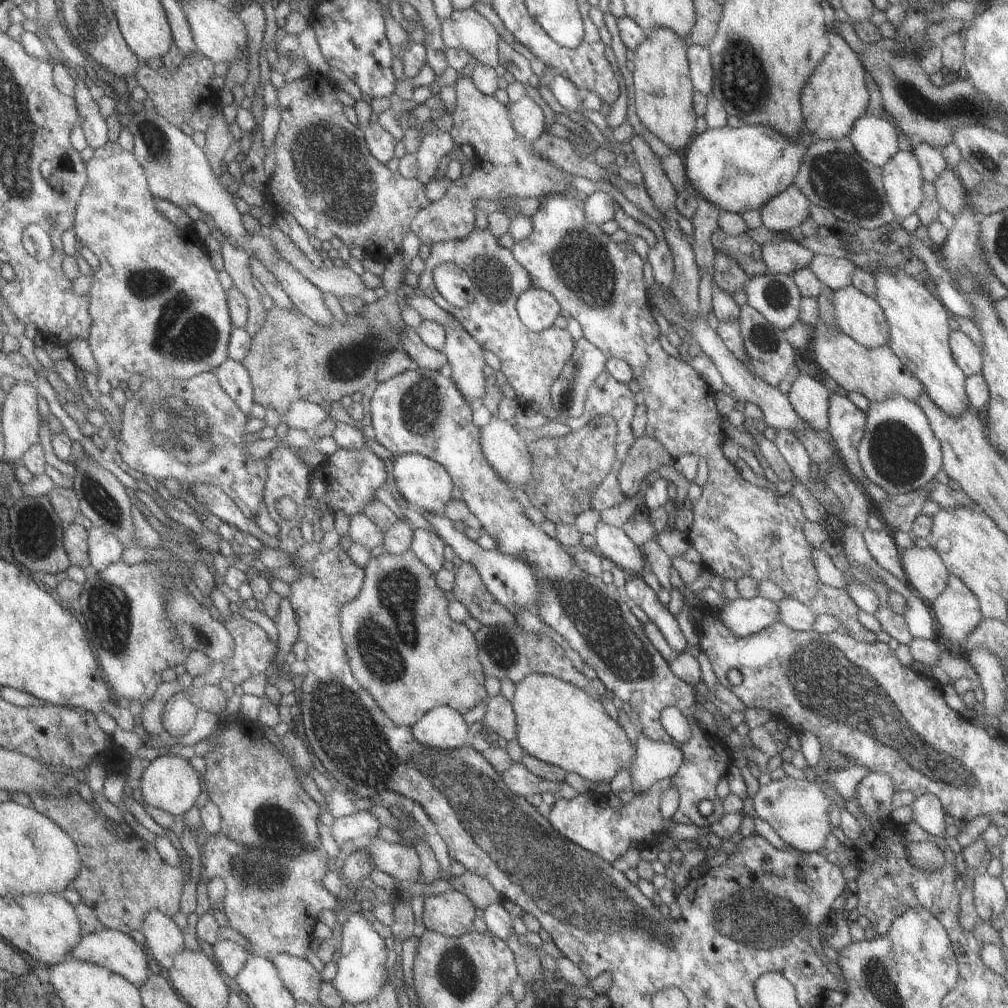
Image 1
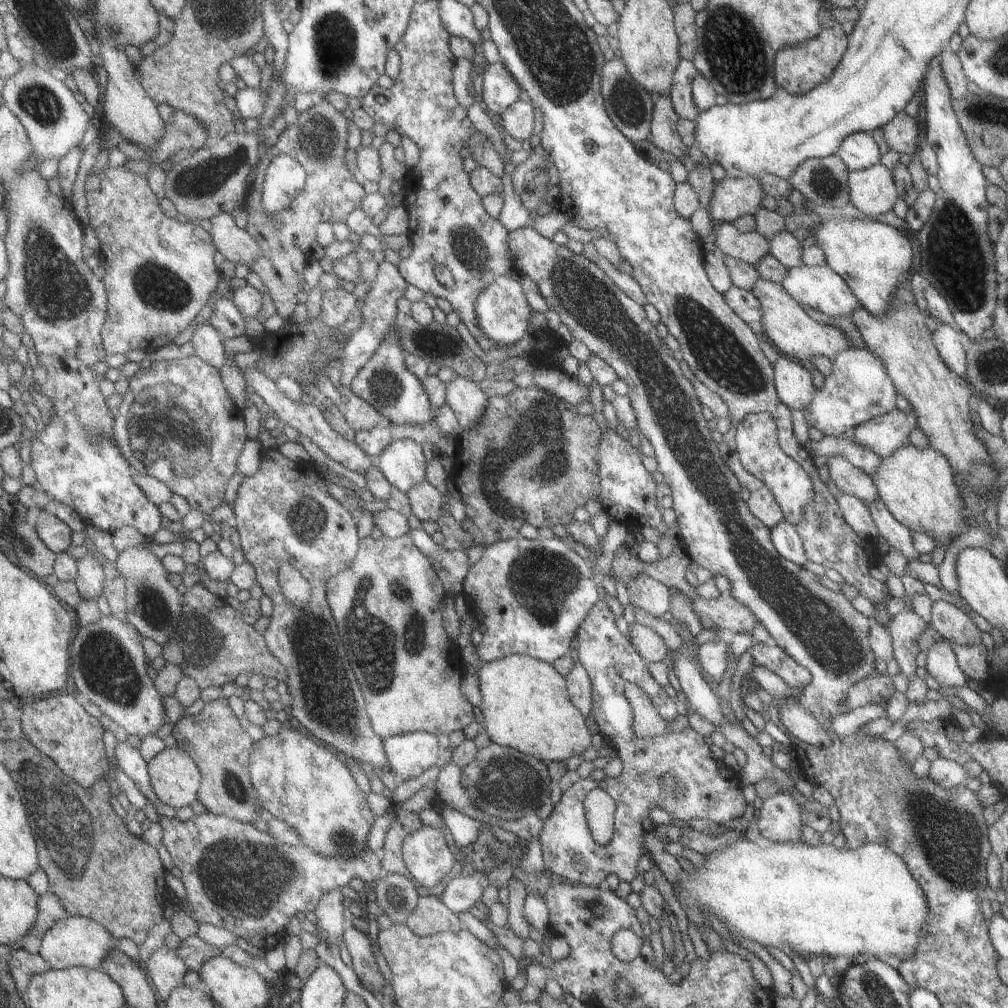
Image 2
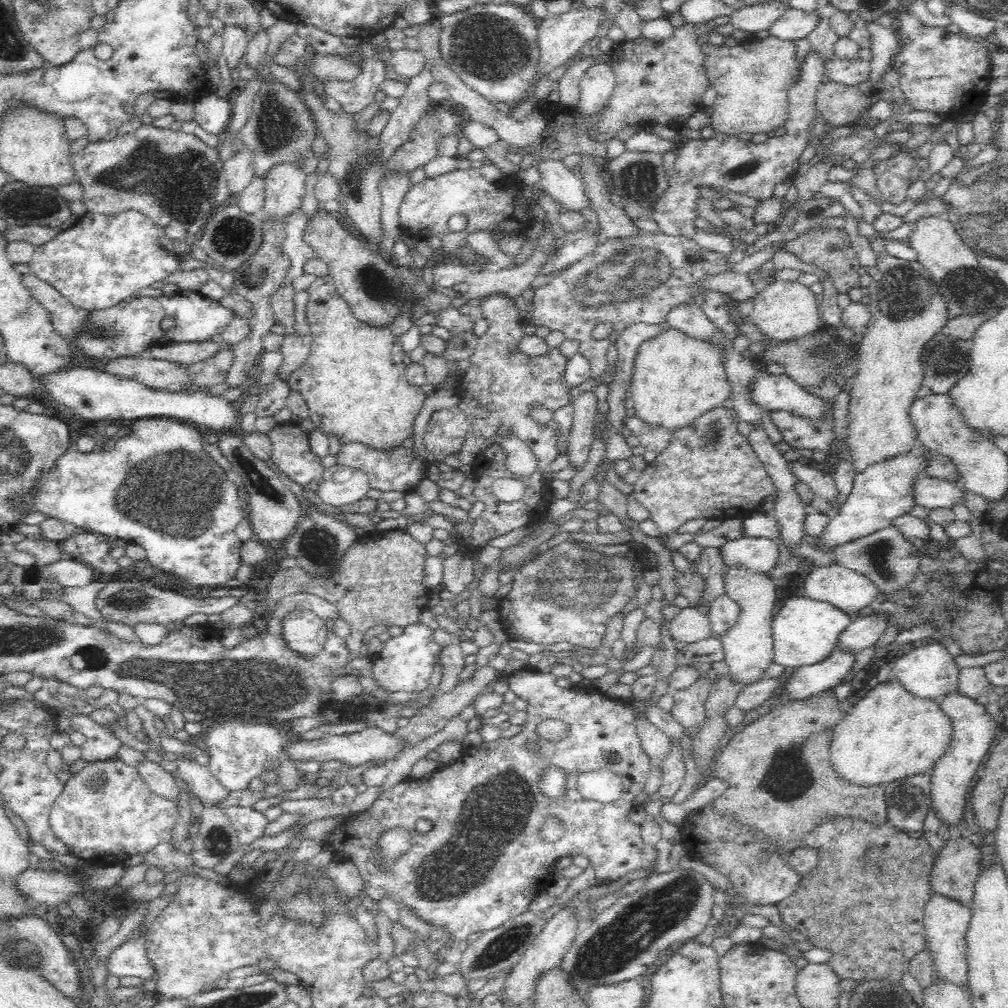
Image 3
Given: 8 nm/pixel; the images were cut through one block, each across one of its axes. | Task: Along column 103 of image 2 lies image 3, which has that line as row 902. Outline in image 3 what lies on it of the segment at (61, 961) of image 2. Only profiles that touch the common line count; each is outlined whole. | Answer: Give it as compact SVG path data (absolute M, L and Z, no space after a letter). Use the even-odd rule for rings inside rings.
M933 892L924 908L923 925L925 942L931 952L936 974L960 986L968 982L968 963L966 962L966 932L972 916L970 906L960 903L957 899L948 898L944 894Z

